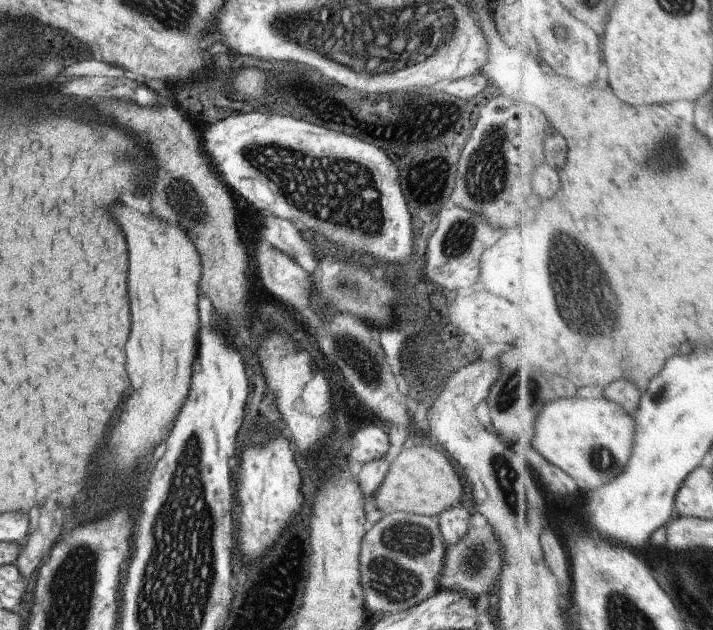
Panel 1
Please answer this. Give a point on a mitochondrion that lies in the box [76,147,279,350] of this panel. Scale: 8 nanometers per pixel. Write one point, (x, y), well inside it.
(188, 205)

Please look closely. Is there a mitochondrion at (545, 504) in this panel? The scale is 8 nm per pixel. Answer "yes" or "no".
no

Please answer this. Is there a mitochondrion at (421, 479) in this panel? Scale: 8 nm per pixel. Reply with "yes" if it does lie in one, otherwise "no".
no

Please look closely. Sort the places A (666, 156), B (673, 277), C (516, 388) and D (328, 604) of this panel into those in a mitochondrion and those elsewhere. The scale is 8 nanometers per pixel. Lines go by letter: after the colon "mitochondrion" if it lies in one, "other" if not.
A: mitochondrion
B: other
C: mitochondrion
D: other

